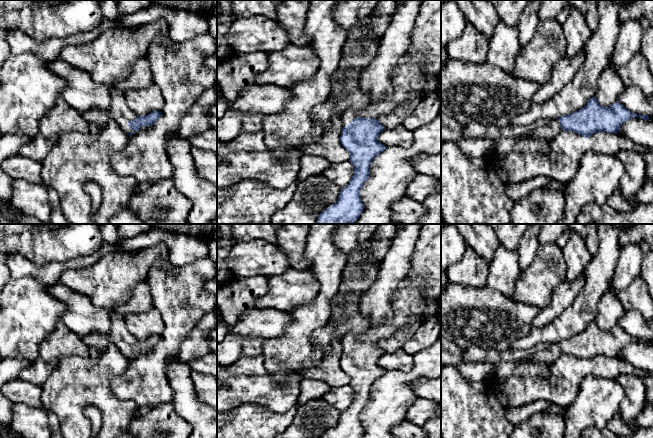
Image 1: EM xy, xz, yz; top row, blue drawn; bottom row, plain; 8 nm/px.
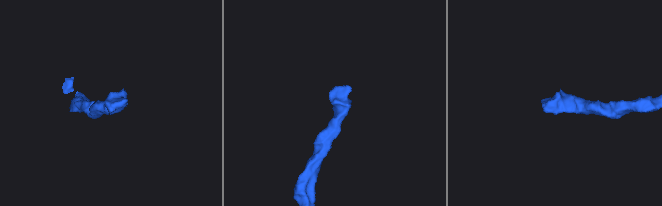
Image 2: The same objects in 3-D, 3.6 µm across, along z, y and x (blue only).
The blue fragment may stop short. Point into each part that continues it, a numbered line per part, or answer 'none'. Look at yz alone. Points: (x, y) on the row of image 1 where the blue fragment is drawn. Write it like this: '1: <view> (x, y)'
1: yz (550, 130)

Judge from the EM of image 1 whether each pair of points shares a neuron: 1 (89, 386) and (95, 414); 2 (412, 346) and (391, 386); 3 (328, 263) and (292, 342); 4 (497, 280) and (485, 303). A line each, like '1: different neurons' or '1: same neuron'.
1: different neurons
2: different neurons
3: same neuron
4: different neurons

